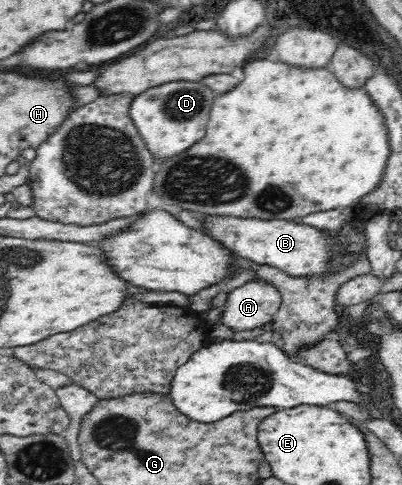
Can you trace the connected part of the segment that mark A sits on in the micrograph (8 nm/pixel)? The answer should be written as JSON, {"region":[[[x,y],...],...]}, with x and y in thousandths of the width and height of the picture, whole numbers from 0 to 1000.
{"region":[[[634,573],[570,604],[550,660],[595,685],[632,680],[677,664],[699,625],[692,594],[652,573]]]}

